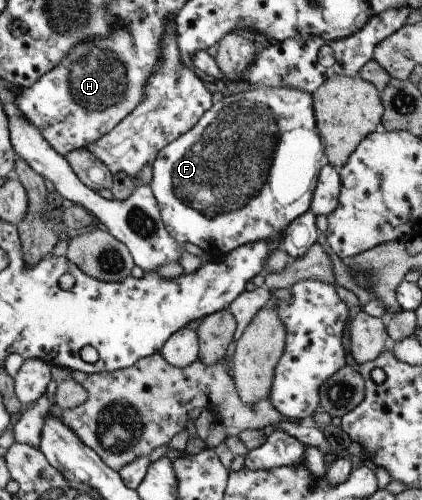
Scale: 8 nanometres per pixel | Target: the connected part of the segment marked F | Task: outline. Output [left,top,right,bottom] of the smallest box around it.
[149,87,328,259]

